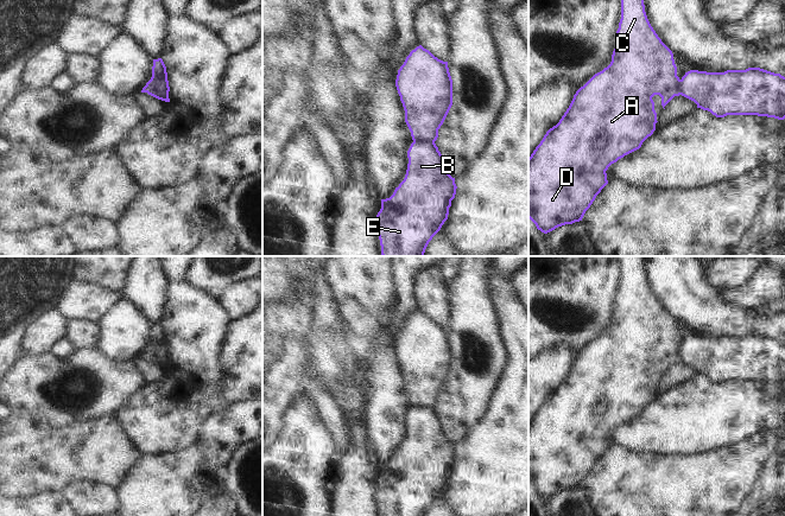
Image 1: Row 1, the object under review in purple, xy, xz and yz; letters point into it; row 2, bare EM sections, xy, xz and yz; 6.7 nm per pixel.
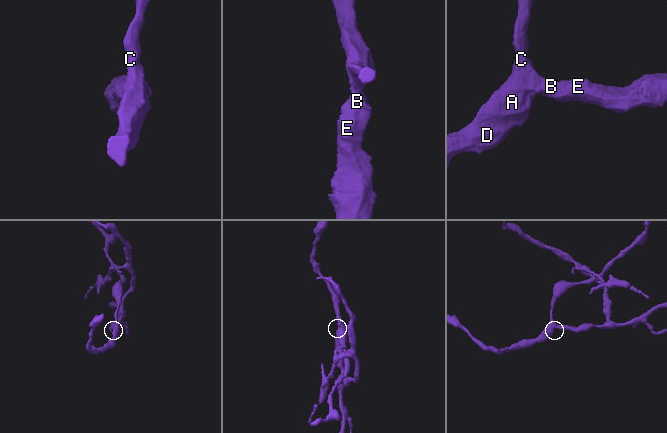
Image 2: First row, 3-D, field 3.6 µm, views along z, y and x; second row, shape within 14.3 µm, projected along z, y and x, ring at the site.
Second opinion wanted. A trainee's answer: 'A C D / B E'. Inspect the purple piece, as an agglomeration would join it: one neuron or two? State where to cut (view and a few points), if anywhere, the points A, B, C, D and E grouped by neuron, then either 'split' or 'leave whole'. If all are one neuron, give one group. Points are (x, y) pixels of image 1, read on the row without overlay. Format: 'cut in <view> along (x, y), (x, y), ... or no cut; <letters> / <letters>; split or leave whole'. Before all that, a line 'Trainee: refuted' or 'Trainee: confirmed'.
Trainee: confirmed
cut in xz along (413, 407), (434, 408); A C D / B E; split

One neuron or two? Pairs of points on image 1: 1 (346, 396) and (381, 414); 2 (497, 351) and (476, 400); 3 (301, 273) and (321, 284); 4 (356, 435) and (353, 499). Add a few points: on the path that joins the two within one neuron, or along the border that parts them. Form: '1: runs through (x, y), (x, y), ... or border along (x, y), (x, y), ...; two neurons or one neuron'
1: border along (368, 378), (369, 395), (366, 419); two neurons
2: runs through (492, 363), (491, 373), (476, 388); one neuron
3: border along (323, 269), (306, 276), (308, 292), (314, 303); two neurons
4: runs through (356, 451), (356, 484); one neuron

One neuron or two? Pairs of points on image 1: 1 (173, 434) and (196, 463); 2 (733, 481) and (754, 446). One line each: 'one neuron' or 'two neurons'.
1: two neurons
2: one neuron

